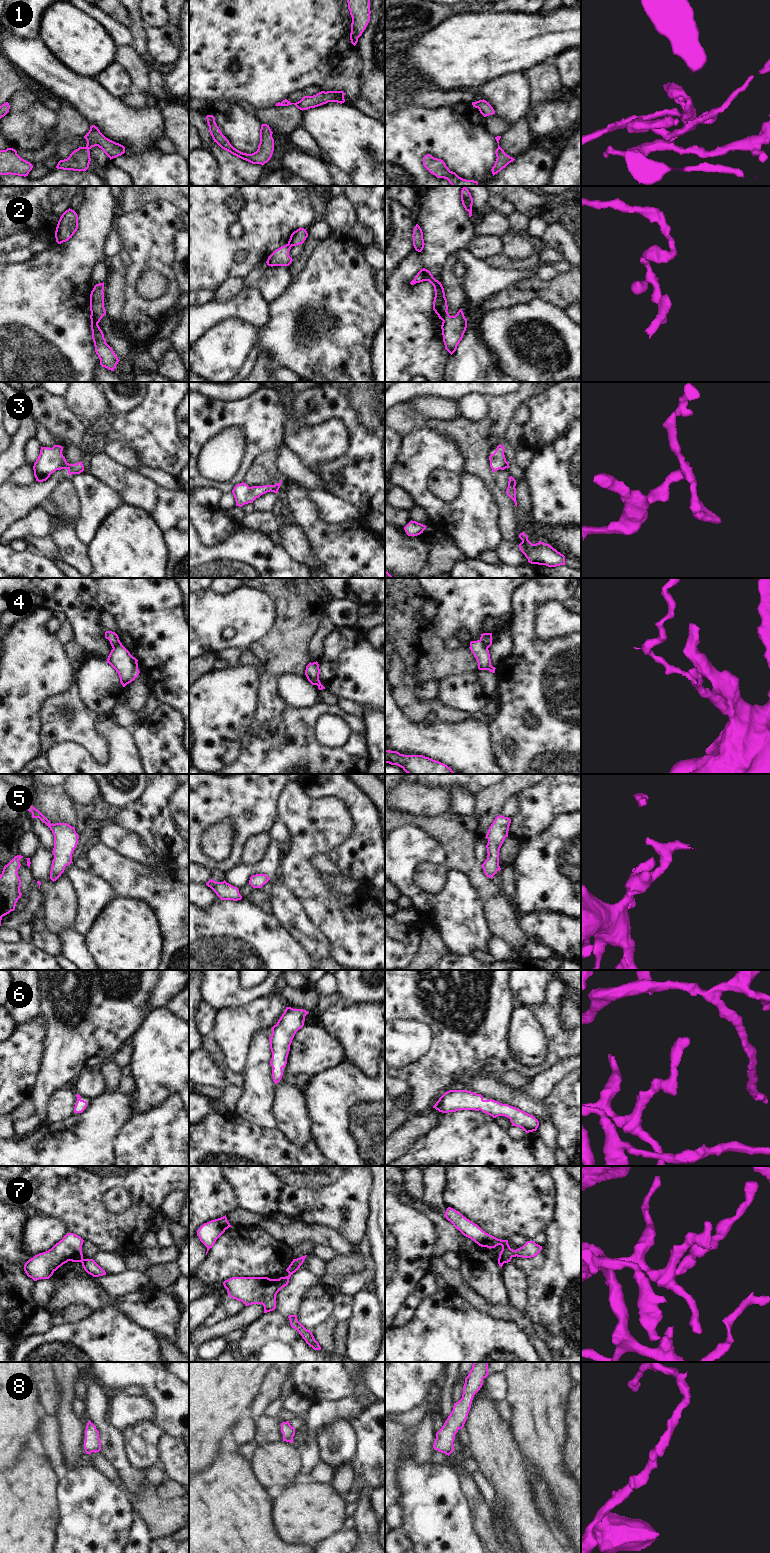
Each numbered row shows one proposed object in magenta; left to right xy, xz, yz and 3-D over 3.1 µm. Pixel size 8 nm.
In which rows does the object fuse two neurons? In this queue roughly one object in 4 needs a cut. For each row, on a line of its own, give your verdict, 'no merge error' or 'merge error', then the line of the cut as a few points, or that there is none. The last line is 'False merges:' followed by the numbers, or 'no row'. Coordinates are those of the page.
1: no merge error; cut none
2: merge error; cut xy (91, 312), (97, 323)
3: no merge error; cut none
4: merge error; cut xz (307, 677), (318, 679)
5: no merge error; cut none
6: no merge error; cut none
7: merge error; cut xz (277, 1279), (282, 1287)
8: no merge error; cut none
False merges: 2, 4, 7

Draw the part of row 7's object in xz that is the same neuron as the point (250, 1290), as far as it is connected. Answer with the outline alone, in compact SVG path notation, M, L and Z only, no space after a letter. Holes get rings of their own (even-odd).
M232 1277L223 1282L227 1289L229 1297L241 1301L245 1306L252 1304L262 1304L264 1313L275 1310L276 1295L283 1288L278 1279L270 1279L268 1277Z

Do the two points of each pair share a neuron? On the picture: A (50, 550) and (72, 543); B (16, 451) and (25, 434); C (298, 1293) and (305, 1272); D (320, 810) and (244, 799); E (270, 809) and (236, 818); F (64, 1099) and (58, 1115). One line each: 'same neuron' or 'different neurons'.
A: different neurons
B: same neuron
C: same neuron
D: different neurons
E: same neuron
F: same neuron

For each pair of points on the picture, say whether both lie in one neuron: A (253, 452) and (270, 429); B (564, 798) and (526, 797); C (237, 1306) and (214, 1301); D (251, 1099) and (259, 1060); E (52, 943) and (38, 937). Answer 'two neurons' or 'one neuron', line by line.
A: one neuron
B: one neuron
C: two neurons
D: one neuron
E: one neuron

